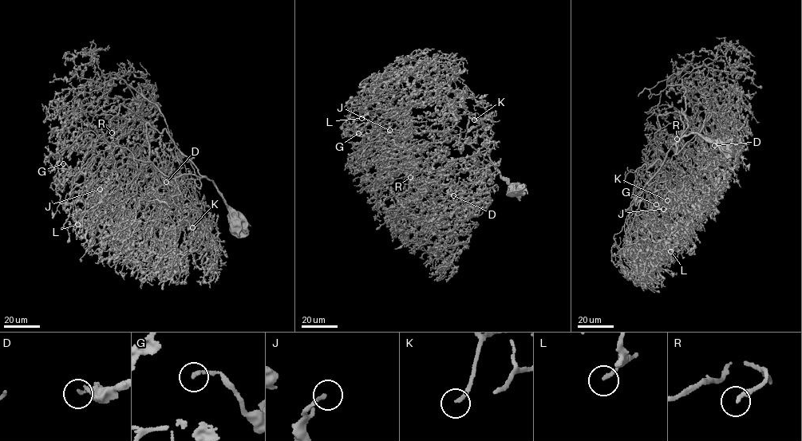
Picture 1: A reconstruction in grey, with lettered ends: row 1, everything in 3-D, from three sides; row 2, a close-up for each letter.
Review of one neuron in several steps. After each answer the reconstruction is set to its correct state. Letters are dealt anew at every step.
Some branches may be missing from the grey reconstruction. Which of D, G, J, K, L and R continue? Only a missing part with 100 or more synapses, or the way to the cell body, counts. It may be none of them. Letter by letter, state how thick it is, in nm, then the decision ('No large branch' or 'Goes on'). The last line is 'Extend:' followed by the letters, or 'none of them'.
D: Thickness 180 nm. No large branch
G: Thickness 180 nm. No large branch
J: Thickness 170 nm. No large branch
K: Thickness 180 nm. Goes on
L: Thickness 160 nm. No large branch
R: Thickness 280 nm. Goes on
Extend: K, R

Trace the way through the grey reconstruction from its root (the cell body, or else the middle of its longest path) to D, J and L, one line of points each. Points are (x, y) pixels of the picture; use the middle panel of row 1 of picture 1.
D: (513, 190), (518, 188), (501, 177), (487, 151), (480, 203), (468, 198), (468, 190), (462, 198), (453, 195)
J: (513, 190), (464, 139), (448, 143), (429, 128), (432, 143), (400, 151), (385, 139), (389, 130)
L: (513, 190), (464, 140), (448, 143), (413, 126), (411, 97), (403, 91), (370, 100), (361, 118)

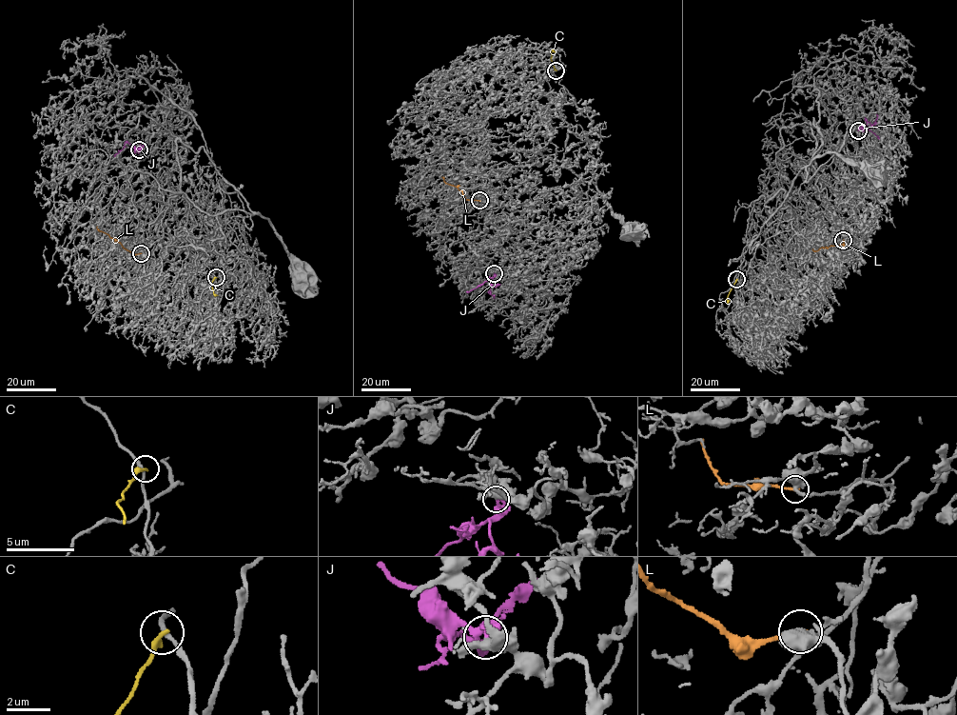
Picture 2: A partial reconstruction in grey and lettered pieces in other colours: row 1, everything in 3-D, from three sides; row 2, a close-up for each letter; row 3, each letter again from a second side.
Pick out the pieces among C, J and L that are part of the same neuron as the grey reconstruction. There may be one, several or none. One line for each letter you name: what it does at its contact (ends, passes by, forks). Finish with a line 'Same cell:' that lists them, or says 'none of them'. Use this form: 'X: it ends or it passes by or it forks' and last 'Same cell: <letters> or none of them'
J: it ends
Same cell: J

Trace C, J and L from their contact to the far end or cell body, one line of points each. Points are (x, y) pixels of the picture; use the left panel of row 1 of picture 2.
C: (216, 277), (211, 284), (217, 295)
J: (139, 149), (126, 142), (115, 156)
L: (140, 253), (132, 254), (97, 227)

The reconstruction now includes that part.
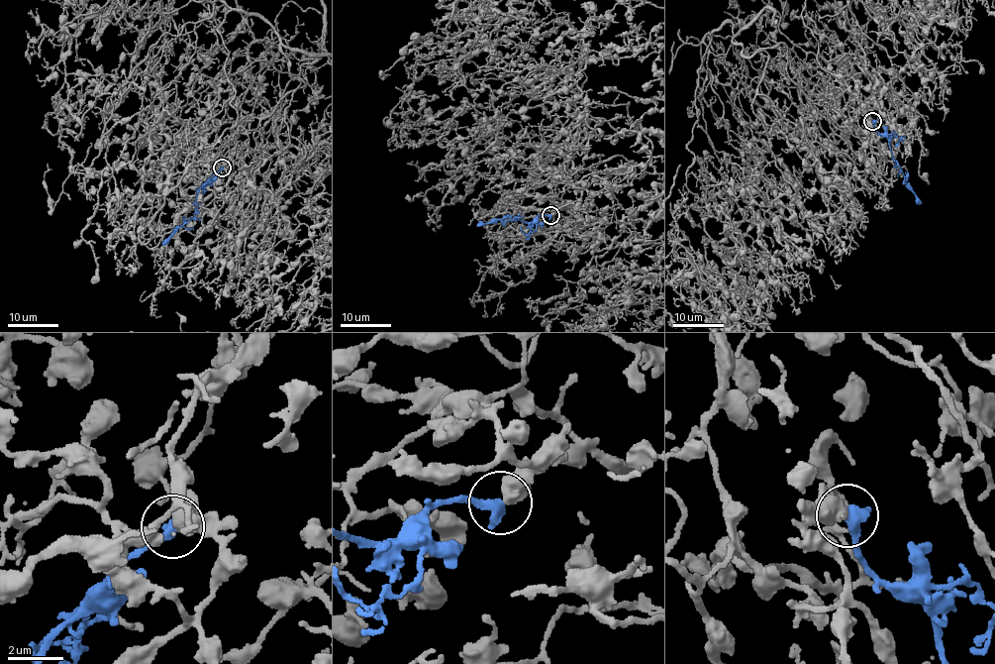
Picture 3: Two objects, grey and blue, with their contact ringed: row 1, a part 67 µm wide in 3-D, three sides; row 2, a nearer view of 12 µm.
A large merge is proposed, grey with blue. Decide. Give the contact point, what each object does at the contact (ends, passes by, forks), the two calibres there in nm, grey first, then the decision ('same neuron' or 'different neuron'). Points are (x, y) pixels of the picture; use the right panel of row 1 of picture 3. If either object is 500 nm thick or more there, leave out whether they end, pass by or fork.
at (872, 121); 600 nm thick on the grey side, 440 nm on the other; same neuron

